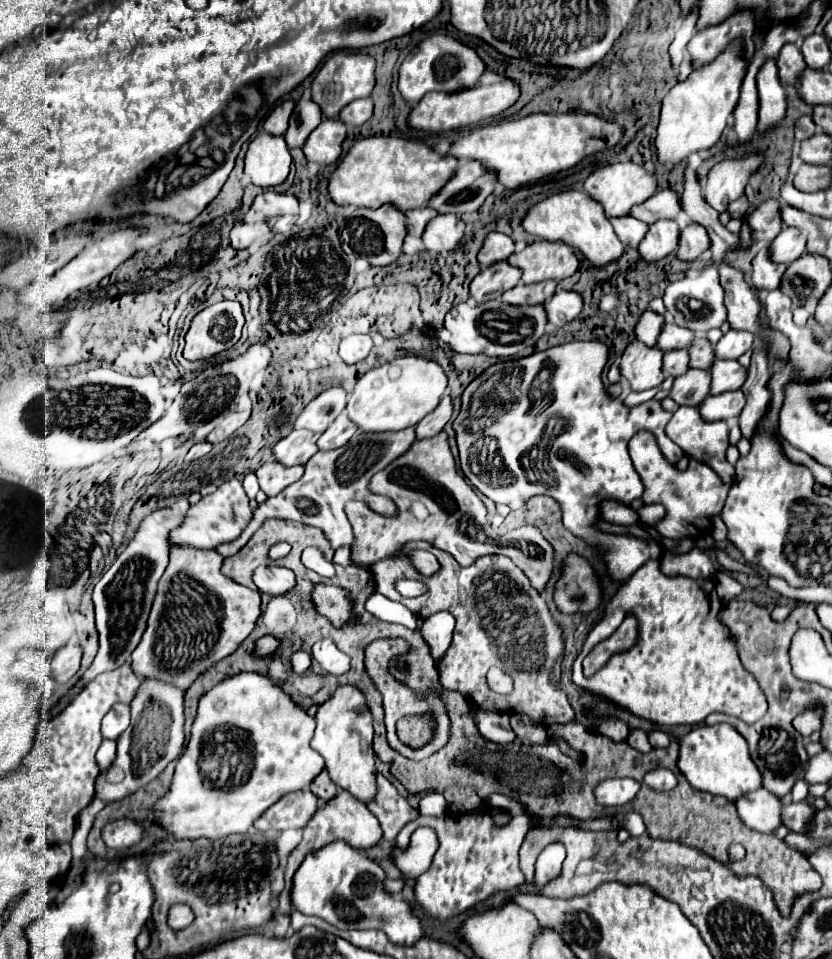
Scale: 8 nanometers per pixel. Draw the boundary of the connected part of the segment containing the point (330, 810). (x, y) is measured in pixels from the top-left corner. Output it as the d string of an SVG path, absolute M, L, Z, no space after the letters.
M341 789L333 799L329 799L325 805L321 805L317 809L317 813L309 819L305 831L303 831L303 839L301 843L289 853L289 859L287 859L287 865L285 865L285 887L283 891L279 893L279 905L277 909L273 911L273 921L275 921L275 937L285 937L287 929L289 929L289 909L291 909L291 879L293 879L293 873L295 869L299 869L303 857L311 851L311 849L319 849L335 839L341 839L341 841L347 841L349 845L355 845L357 849L367 849L367 847L373 847L379 843L381 839L381 825L379 825L379 819L359 801L355 799L349 791Z

